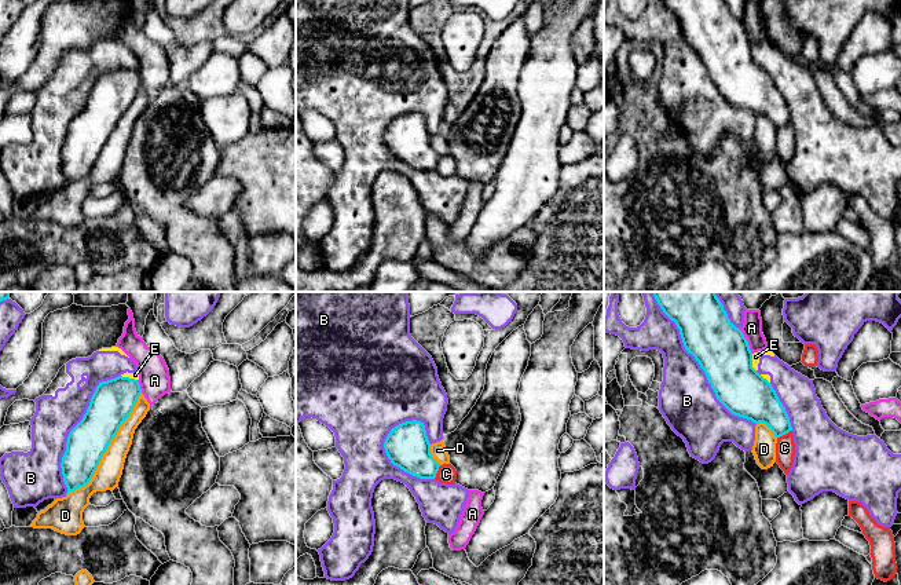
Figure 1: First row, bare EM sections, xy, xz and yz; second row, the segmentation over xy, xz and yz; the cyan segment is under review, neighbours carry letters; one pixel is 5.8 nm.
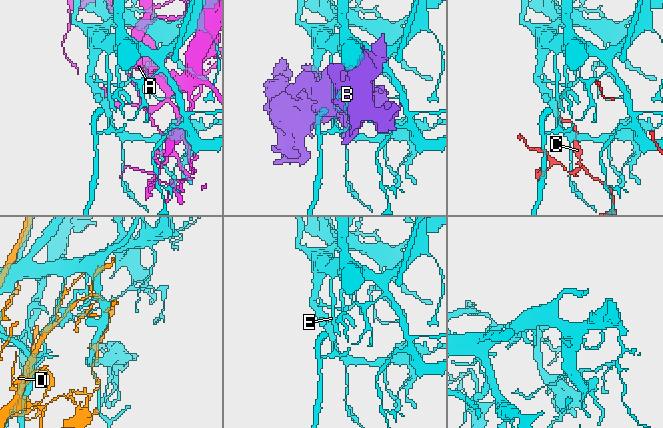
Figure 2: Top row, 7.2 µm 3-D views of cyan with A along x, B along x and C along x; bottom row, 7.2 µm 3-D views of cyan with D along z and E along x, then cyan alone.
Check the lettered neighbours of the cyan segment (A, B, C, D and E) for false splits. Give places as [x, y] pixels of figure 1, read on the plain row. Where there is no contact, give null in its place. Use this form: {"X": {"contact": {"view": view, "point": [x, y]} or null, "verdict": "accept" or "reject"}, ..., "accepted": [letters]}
{"A": {"contact": {"view": "yz", "point": [747, 33]}, "verdict": "reject"}, "B": {"contact": {"view": "xy", "point": [72, 121]}, "verdict": "reject"}, "C": {"contact": {"view": "yz", "point": [784, 125]}, "verdict": "reject"}, "D": {"contact": {"view": "xy", "point": [106, 141]}, "verdict": "reject"}, "E": {"contact": {"view": "yz", "point": [751, 54]}, "verdict": "reject"}, "accepted": []}

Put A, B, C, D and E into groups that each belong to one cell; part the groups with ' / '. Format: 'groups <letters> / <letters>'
groups A / B E / C / D

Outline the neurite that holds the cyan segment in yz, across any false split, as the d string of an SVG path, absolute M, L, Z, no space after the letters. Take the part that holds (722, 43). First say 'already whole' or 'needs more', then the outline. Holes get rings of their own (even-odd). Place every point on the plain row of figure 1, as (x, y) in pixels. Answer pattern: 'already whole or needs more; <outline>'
already whole; M662 0L675 14L685 41L695 48L704 62L717 91L735 107L751 111L755 116L766 116L776 129L792 123L785 99L780 94L772 76L752 59L752 44L743 23L736 19L724 0Z

